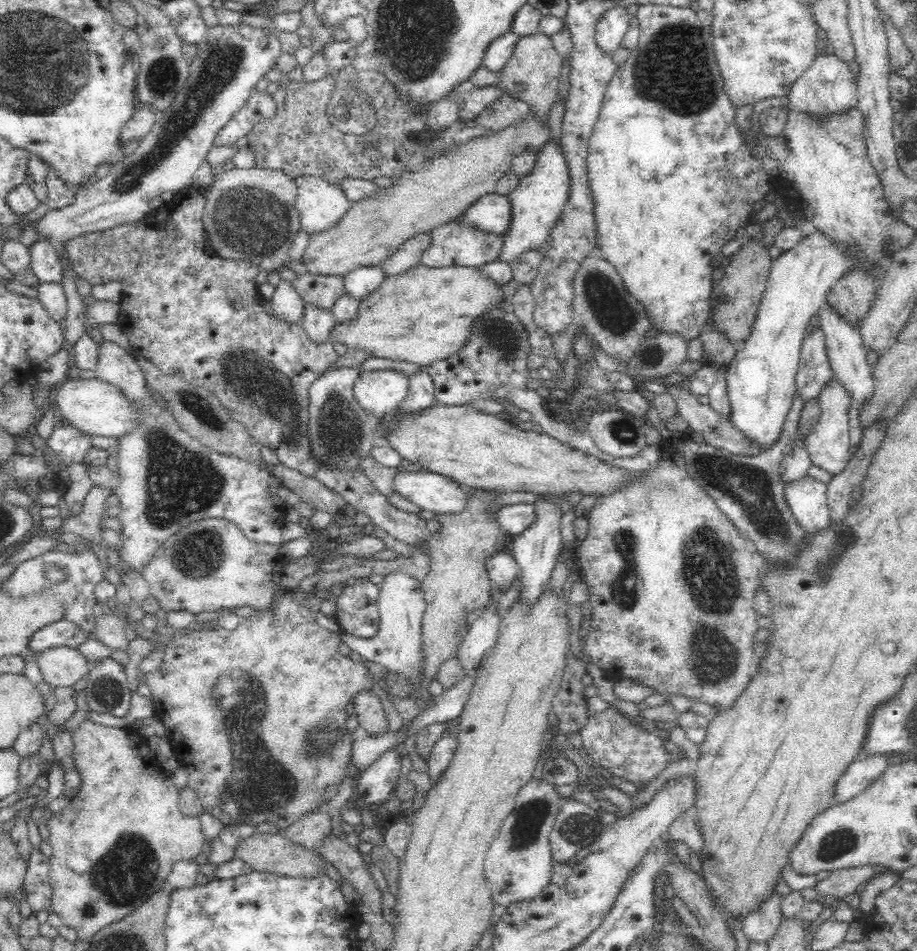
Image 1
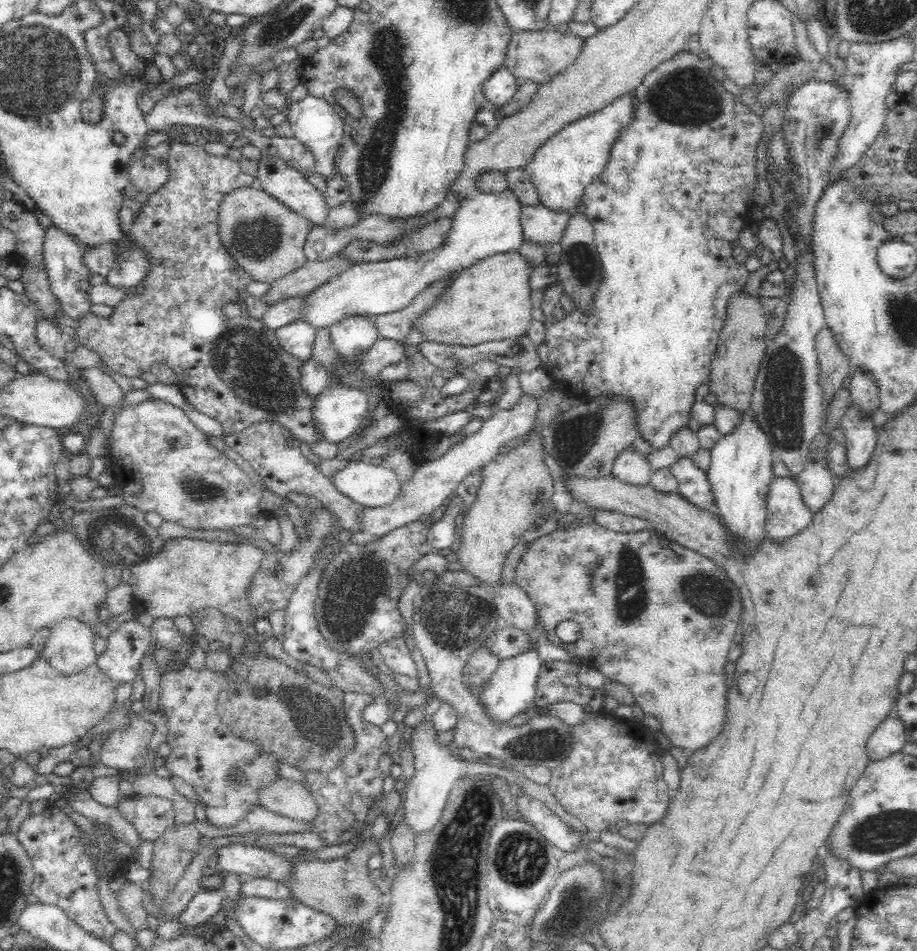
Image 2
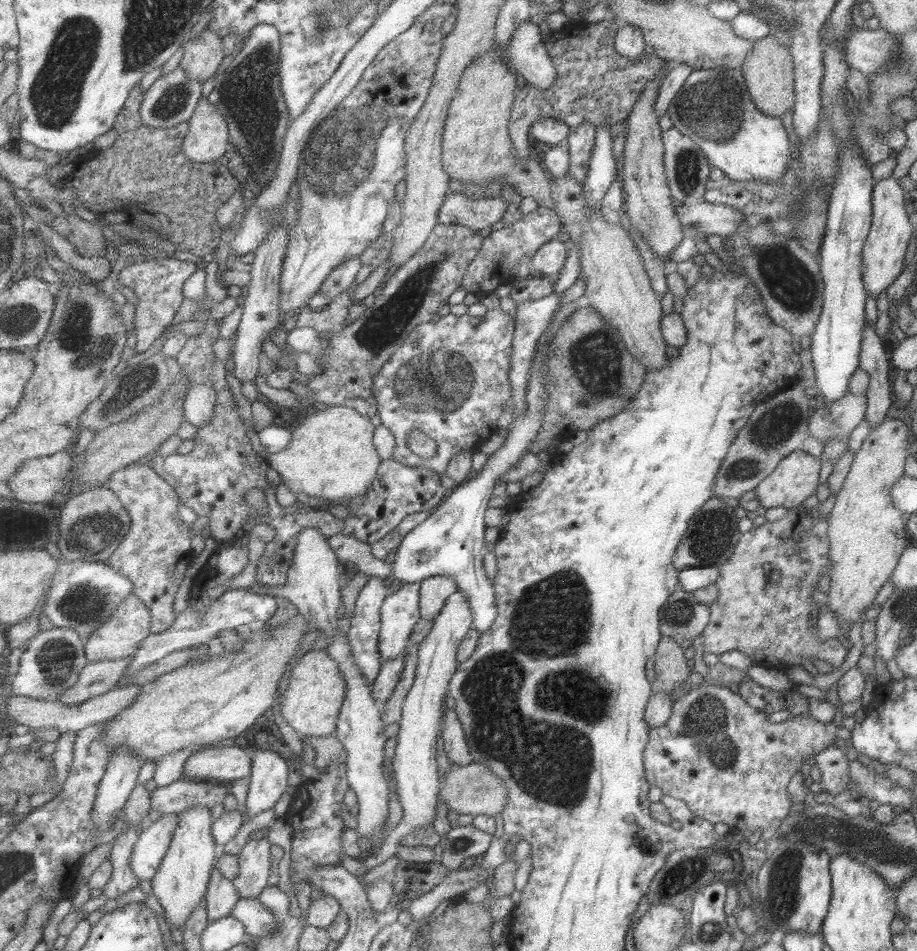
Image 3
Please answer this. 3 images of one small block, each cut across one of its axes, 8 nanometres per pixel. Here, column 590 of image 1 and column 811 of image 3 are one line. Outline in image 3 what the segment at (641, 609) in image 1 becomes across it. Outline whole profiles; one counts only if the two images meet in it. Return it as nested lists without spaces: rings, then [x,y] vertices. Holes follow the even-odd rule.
[[[800,505],[799,507],[793,507],[786,509],[786,513],[783,518],[773,522],[765,521],[760,526],[756,528],[751,527],[746,532],[740,534],[739,542],[733,547],[733,554],[727,558],[725,564],[718,567],[719,575],[717,581],[714,583],[718,589],[718,596],[715,601],[709,606],[710,618],[707,625],[704,627],[704,631],[701,632],[702,646],[704,652],[711,654],[720,655],[724,652],[729,651],[739,651],[741,654],[746,654],[753,665],[760,665],[765,668],[777,669],[778,671],[784,672],[790,669],[795,664],[801,665],[801,662],[808,660],[808,658],[819,658],[832,664],[832,667],[836,668],[845,660],[845,654],[848,650],[846,647],[841,645],[841,642],[837,637],[826,638],[820,641],[817,637],[817,628],[811,628],[809,626],[809,611],[810,607],[814,605],[815,601],[811,599],[811,593],[815,592],[817,589],[817,581],[822,578],[821,575],[826,575],[829,578],[831,573],[831,560],[829,560],[829,542],[828,542],[828,519],[826,517],[821,517],[818,509],[807,510],[805,506]]]

